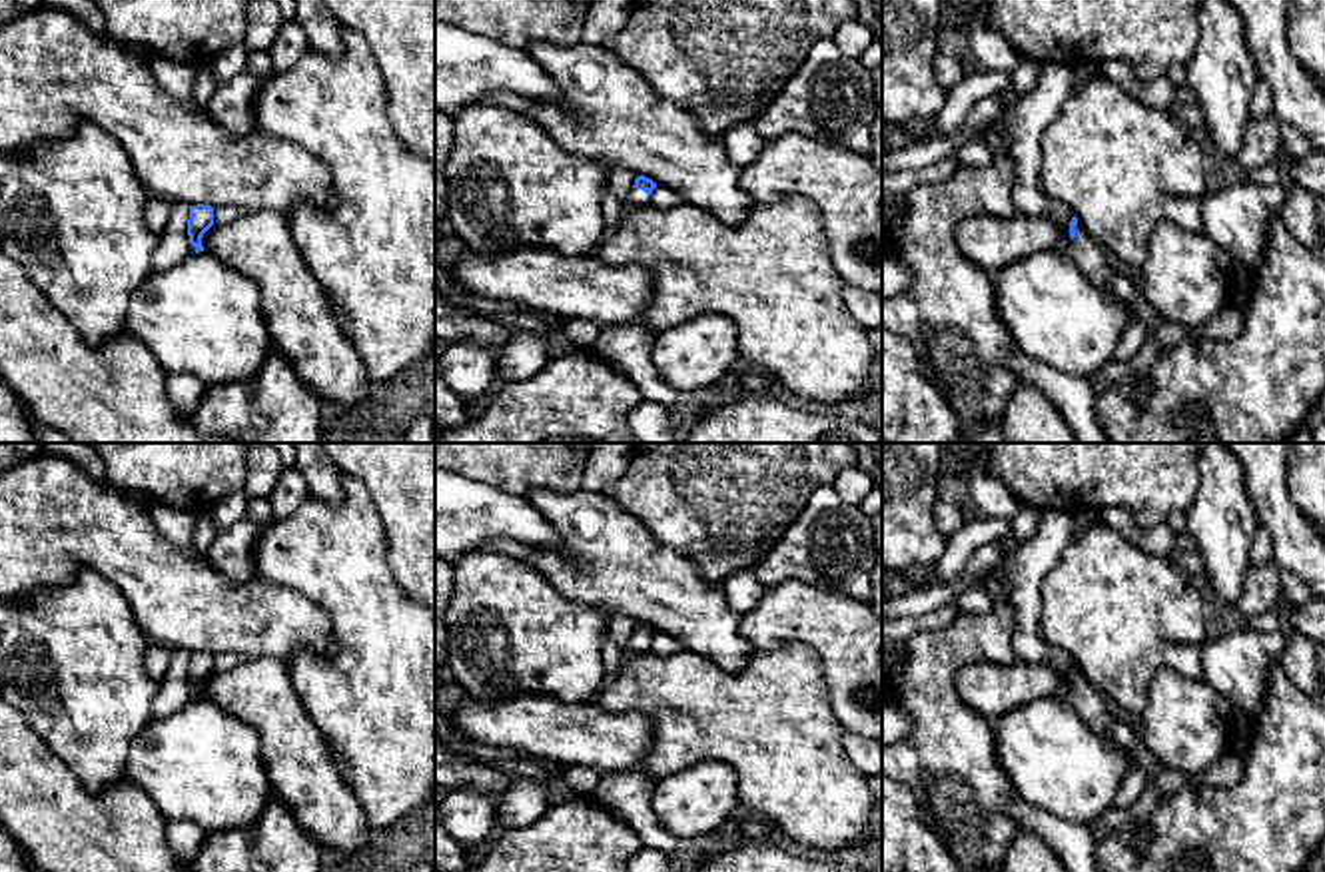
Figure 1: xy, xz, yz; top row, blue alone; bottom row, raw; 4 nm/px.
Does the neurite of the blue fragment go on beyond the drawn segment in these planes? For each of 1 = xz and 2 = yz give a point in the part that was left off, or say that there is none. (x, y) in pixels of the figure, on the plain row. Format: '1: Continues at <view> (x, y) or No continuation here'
1: Continues at xz (635, 645)
2: Continues at yz (1084, 699)

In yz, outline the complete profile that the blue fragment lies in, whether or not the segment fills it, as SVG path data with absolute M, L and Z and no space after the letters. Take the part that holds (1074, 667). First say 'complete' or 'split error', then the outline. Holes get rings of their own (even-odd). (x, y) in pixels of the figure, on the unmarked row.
split error; M1074 662L1070 668L1072 692L1068 704L1092 726L1104 740L1113 742L1109 734L1109 712L1100 690L1084 676Z

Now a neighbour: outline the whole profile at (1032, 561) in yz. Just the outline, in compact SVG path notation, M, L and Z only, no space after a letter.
M1042 511L1036 533L1006 559L1006 581L1014 603L1014 649L1028 662L1048 662L1058 672L1054 700L1068 704L1072 684L1072 656L1040 635L1042 583L1058 565L1064 549L1074 541L1076 513Z

